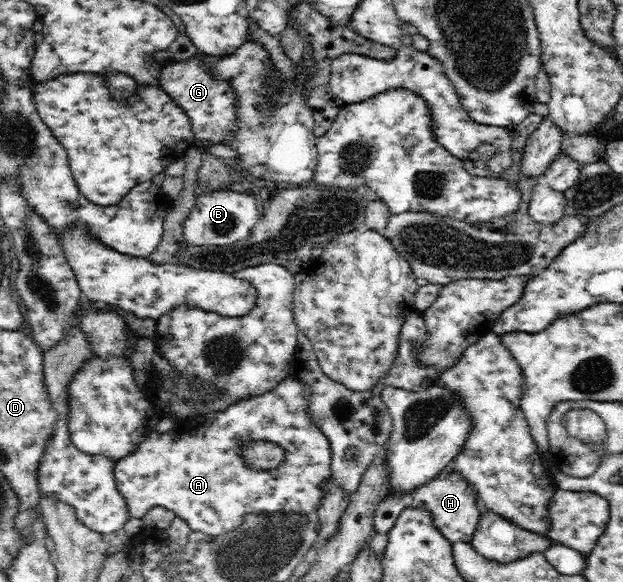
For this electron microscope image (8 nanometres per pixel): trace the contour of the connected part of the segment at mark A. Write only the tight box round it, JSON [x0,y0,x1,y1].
[114,375,332,535]

